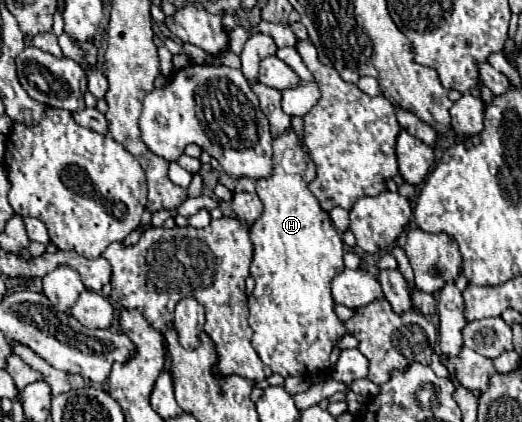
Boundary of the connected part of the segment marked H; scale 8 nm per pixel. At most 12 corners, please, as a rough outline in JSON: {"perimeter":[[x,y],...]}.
{"perimeter":[[298,135],[250,227],[252,345],[284,377],[330,365],[348,333],[332,279],[344,243]]}

